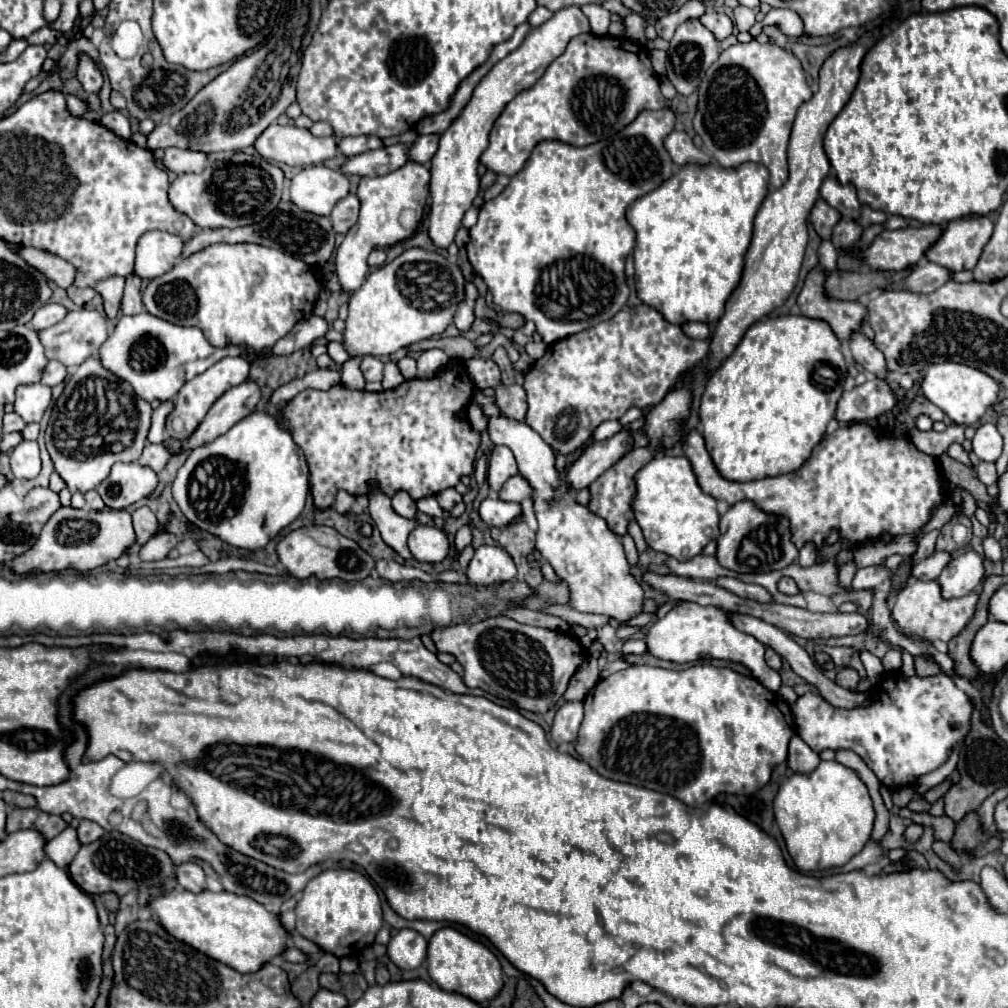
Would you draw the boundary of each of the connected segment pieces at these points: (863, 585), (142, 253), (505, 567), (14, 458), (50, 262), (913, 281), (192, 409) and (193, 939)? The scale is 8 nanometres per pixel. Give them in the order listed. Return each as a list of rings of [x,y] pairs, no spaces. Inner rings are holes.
[[[871,566],[871,568],[859,568],[851,586],[853,590],[875,590],[880,588],[882,592],[891,594],[893,573],[885,566]]]
[[[153,230],[149,234],[143,234],[137,242],[135,274],[151,280],[169,272],[181,258],[185,244],[185,238],[171,232]]]
[[[479,546],[467,568],[467,578],[475,586],[495,586],[513,580],[515,574],[511,556],[499,546]]]
[[[21,442],[11,452],[11,470],[15,478],[35,478],[41,470],[39,444],[37,442]]]
[[[21,248],[19,256],[51,282],[55,282],[61,288],[69,288],[73,284],[73,266],[65,262],[63,258],[57,258],[53,254],[45,254],[43,250],[33,250],[33,248]]]
[[[923,260],[913,268],[913,274],[909,274],[909,278],[905,278],[905,288],[927,294],[927,292],[941,288],[945,282],[953,280],[953,274],[955,272],[945,266],[937,266],[933,262]]]
[[[227,356],[227,358],[219,360],[217,364],[209,366],[203,374],[199,374],[193,380],[185,382],[183,388],[177,392],[177,396],[173,400],[175,408],[167,418],[167,434],[171,438],[177,438],[177,440],[189,438],[189,434],[199,426],[199,422],[207,414],[207,410],[213,406],[213,402],[217,398],[221,398],[229,388],[243,384],[247,378],[249,378],[249,360],[243,358],[243,356],[235,356],[235,358]]]
[[[169,892],[155,898],[149,904],[151,914],[157,916],[161,926],[169,930],[181,942],[201,950],[217,962],[225,962],[241,974],[253,974],[261,970],[275,956],[281,956],[287,948],[289,932],[285,930],[279,914],[269,912],[253,898],[245,898],[231,892]]]

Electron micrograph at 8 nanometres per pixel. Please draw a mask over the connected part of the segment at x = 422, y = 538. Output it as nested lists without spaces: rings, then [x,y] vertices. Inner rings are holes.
[[[417,526],[409,534],[409,550],[419,562],[441,562],[449,552],[449,540],[439,528]]]

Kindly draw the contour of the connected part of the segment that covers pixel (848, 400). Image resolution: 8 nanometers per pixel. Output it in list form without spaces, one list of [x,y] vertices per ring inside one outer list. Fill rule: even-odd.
[[[883,378],[867,380],[861,386],[855,386],[851,392],[843,392],[835,418],[843,424],[865,422],[881,414],[889,414],[897,404],[897,396]]]

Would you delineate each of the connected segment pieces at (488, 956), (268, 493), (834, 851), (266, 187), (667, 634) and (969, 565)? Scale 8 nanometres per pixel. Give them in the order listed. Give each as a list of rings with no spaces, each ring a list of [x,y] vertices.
[[[449,926],[437,930],[431,936],[429,948],[427,948],[427,970],[431,980],[441,990],[463,994],[479,1004],[497,996],[497,992],[503,986],[503,970],[497,956],[479,940],[473,940],[467,934]]]
[[[253,412],[239,420],[229,432],[213,440],[209,446],[191,450],[173,482],[173,498],[193,526],[221,538],[229,546],[245,550],[267,546],[283,528],[287,528],[303,512],[307,492],[309,470],[301,448],[293,442],[287,430],[279,428],[275,416],[263,412]]]
[[[835,760],[821,762],[811,774],[791,774],[781,784],[773,810],[787,852],[803,872],[839,868],[871,840],[875,810],[869,792],[851,768]]]
[[[233,152],[229,158],[211,162],[201,174],[179,174],[169,186],[173,208],[189,216],[199,228],[237,228],[249,226],[273,212],[281,200],[283,172],[259,154]]]
[[[681,602],[675,606],[665,618],[657,620],[651,630],[647,632],[647,650],[661,660],[671,660],[671,662],[695,662],[703,658],[719,658],[719,660],[729,660],[743,664],[749,668],[751,676],[759,680],[765,688],[777,692],[781,686],[781,676],[779,672],[771,670],[765,664],[765,646],[755,640],[749,634],[739,632],[733,622],[731,614],[717,608],[717,606],[699,606],[695,602]]]
[[[977,552],[955,556],[937,578],[943,598],[961,598],[971,594],[983,580],[983,558]]]

